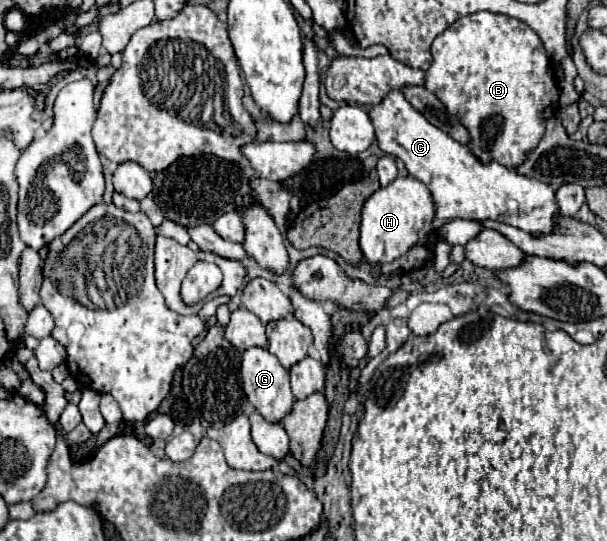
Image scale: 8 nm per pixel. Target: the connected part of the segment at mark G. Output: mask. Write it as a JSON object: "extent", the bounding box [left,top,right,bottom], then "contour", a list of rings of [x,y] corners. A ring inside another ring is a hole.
{"extent":[242,346,294,422],"contour":[[[252,346],[250,350],[242,352],[242,382],[244,382],[244,392],[248,396],[248,402],[268,420],[268,422],[280,422],[294,404],[294,396],[290,390],[290,378],[288,378],[288,370],[278,362],[278,358],[274,358],[274,354],[270,354],[266,348],[260,346]]]}

